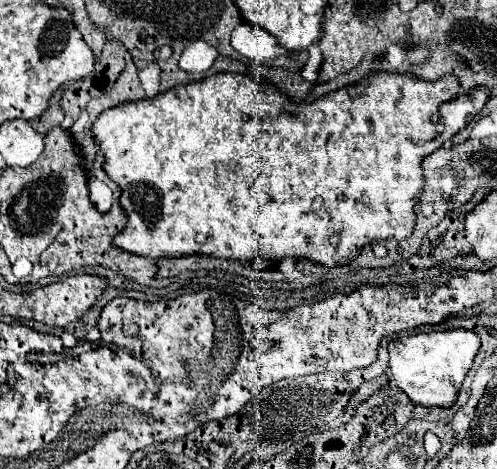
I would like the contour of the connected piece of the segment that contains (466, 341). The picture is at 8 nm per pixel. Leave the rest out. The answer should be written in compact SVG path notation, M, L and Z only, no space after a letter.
M445 330L431 334L417 334L389 342L389 368L397 378L397 386L421 406L451 408L457 400L459 388L473 366L481 340L471 330Z

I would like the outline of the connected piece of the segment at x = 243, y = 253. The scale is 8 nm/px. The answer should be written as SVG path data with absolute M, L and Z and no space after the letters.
M217 74L205 78L201 82L191 82L185 86L171 88L155 98L147 98L141 102L127 102L117 108L105 110L93 122L93 138L99 142L99 150L103 152L103 170L121 190L121 208L127 216L125 230L113 240L113 244L129 254L145 256L145 258L179 258L179 256L215 256L225 260L256 260L252 262L254 269L261 269L259 260L277 262L281 258L307 258L313 264L321 266L345 266L353 258L357 258L365 244L379 240L403 240L413 234L417 216L415 204L419 204L421 188L423 188L423 168L421 162L425 156L441 148L455 134L443 134L443 124L437 120L437 110L443 102L449 102L459 92L459 80L453 76L445 76L437 82L415 80L411 74L371 74L363 82L345 86L335 90L315 102L297 102L281 94L272 84L264 81L257 84L251 76L243 74Z

